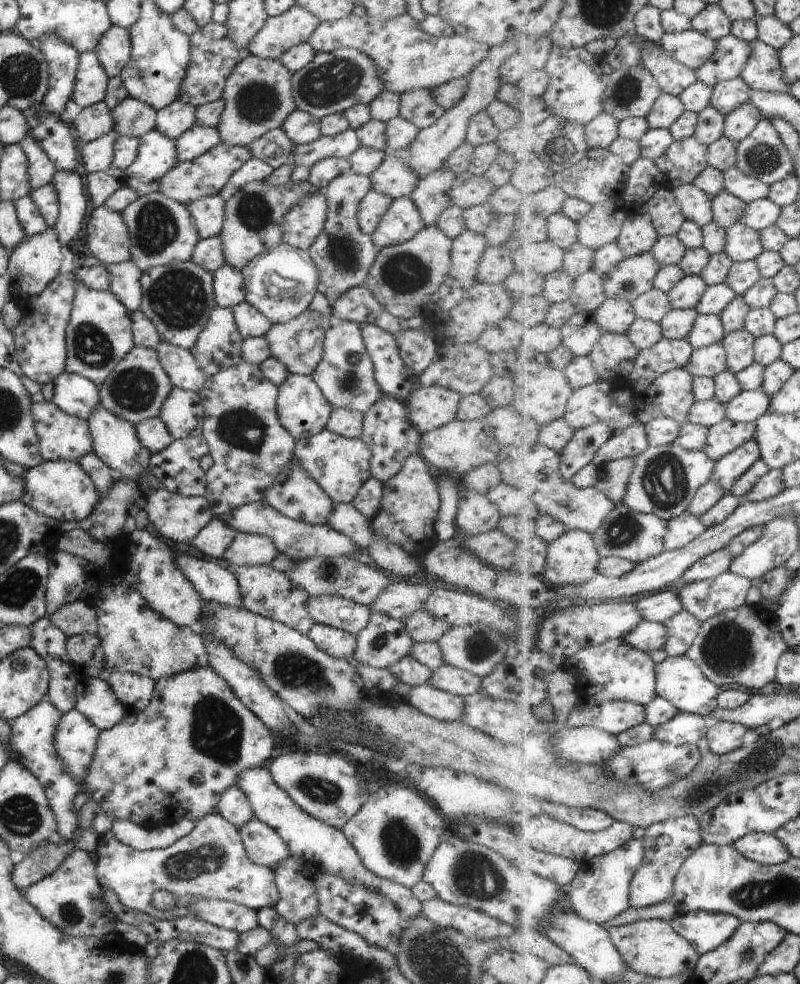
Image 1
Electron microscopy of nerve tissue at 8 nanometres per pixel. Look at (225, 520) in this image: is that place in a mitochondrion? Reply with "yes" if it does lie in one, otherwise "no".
no

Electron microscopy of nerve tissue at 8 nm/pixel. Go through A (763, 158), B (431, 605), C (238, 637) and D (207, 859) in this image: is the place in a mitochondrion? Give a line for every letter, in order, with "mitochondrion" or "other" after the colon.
A: mitochondrion
B: other
C: other
D: mitochondrion

